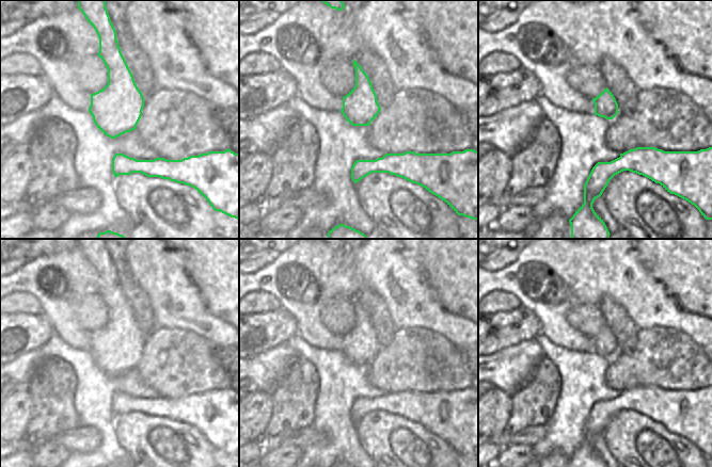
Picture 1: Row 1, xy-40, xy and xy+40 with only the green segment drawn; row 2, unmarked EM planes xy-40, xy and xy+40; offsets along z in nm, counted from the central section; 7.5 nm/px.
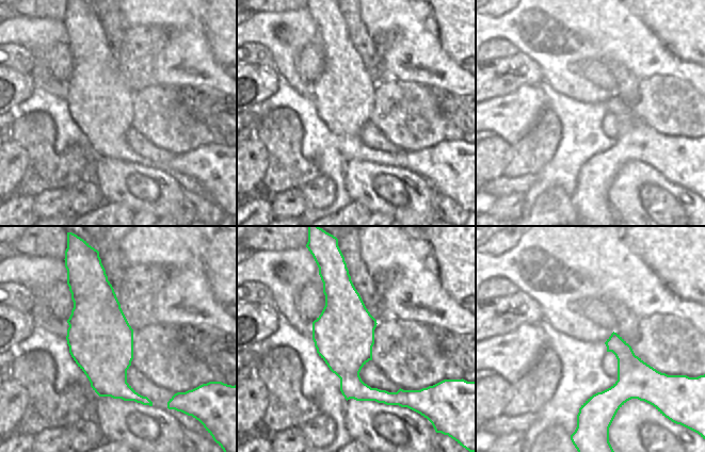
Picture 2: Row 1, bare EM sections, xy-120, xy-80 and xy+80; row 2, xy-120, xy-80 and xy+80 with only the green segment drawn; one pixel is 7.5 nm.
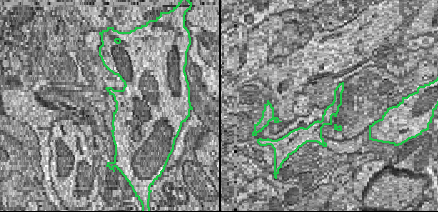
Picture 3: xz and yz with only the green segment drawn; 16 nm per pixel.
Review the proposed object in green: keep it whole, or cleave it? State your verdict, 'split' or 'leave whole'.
leave whole

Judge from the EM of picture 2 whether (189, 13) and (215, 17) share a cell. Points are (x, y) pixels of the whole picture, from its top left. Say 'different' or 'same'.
different

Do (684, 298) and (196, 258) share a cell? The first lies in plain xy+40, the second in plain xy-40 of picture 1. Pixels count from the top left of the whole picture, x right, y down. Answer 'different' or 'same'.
same

